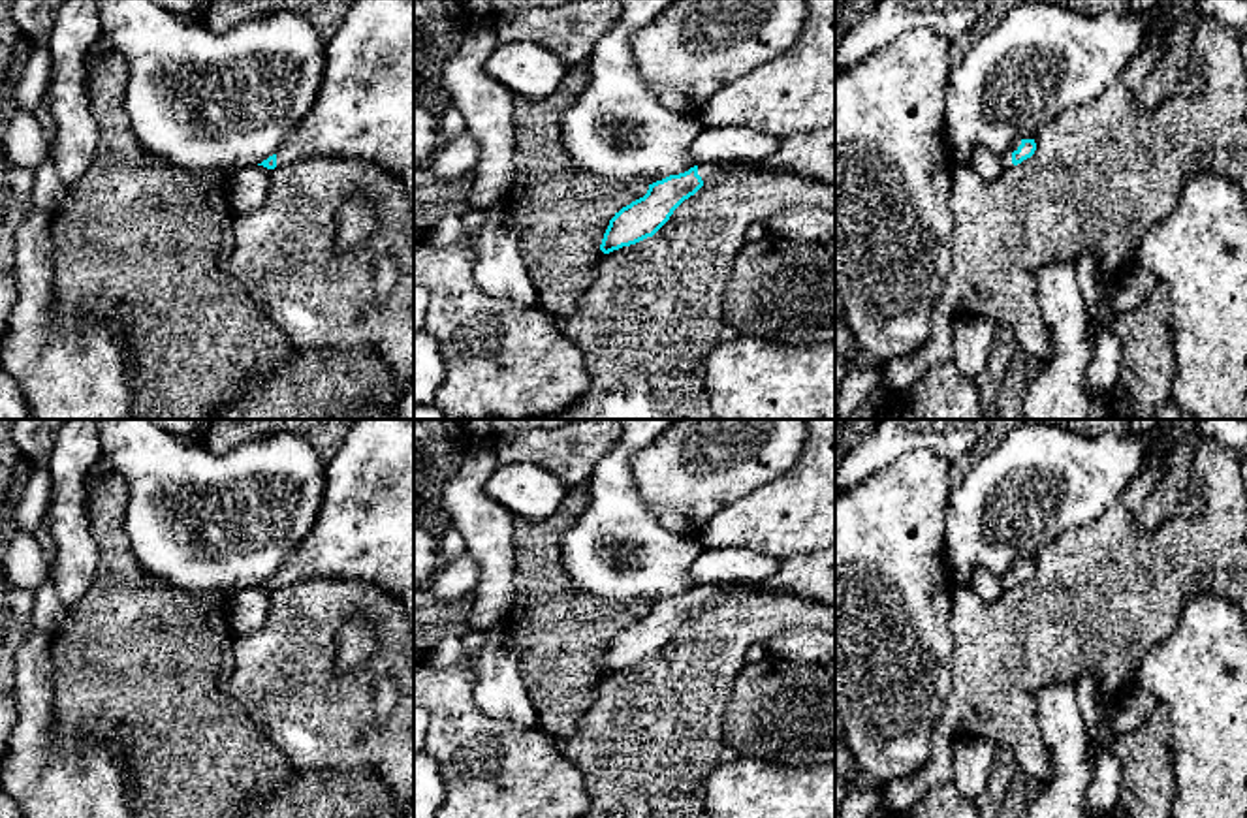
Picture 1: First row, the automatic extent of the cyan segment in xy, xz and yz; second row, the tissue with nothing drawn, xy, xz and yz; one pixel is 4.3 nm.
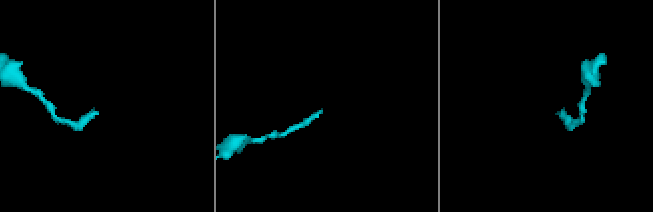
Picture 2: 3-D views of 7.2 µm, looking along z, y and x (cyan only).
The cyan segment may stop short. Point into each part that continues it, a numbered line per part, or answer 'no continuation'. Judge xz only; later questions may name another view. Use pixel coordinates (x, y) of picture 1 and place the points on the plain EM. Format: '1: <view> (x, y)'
1: xz (706, 593)

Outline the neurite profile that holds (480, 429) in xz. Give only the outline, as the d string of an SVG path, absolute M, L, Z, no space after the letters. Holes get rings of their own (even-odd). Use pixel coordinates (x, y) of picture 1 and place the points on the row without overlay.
M457 419L466 427L476 444L487 444L493 436L493 419Z

